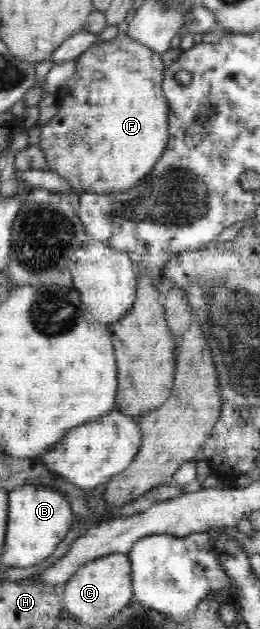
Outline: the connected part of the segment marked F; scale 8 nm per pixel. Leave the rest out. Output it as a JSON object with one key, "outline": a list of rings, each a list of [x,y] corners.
{"outline":[[[126,22],[119,27],[119,33],[114,39],[109,41],[98,41],[96,45],[92,45],[86,52],[79,54],[75,60],[76,70],[74,74],[68,78],[65,87],[56,94],[59,105],[59,113],[56,114],[46,125],[41,128],[40,149],[44,152],[44,156],[50,171],[62,176],[71,186],[78,192],[98,193],[101,195],[122,194],[128,190],[135,188],[155,169],[155,164],[164,154],[169,142],[168,127],[168,103],[161,92],[161,83],[164,76],[164,64],[162,63],[161,53],[157,53],[152,49],[144,46],[144,44],[128,38],[126,35]]]}

